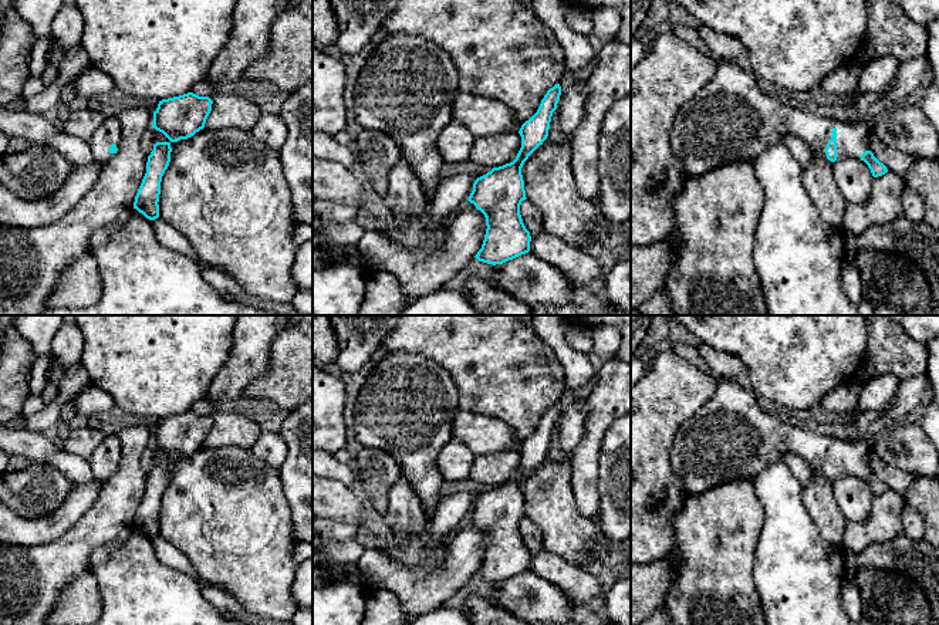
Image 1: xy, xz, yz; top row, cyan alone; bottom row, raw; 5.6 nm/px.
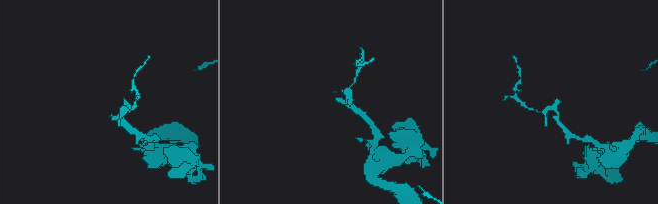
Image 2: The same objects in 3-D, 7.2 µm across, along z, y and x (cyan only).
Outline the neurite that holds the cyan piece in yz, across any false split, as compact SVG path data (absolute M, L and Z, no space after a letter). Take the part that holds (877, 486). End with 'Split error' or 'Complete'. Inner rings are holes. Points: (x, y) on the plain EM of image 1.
M719 379L715 395L676 430L669 453L672 470L680 477L689 496L739 479L756 479L764 469L783 462L787 453L800 456L811 470L831 480L842 476L864 479L874 496L888 490L869 469L871 443L850 442L796 428L763 411L753 389L734 379Z. Split error

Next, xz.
M555 402L541 418L537 430L521 443L521 466L516 477L493 486L473 501L467 518L484 533L487 544L482 567L474 574L479 580L496 584L530 570L531 554L520 533L520 523L527 517L521 486L547 457L560 413L561 405Z. Complete

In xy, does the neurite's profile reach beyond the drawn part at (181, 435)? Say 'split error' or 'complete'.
complete

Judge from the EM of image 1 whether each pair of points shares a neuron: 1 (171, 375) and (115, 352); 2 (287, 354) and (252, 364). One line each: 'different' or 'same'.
1: same
2: different

